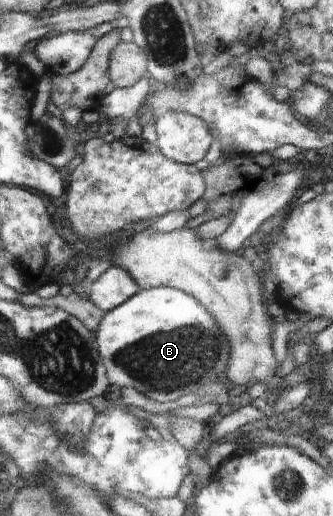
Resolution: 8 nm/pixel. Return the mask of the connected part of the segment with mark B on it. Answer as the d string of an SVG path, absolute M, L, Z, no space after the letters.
M173 287L139 290L123 304L104 313L95 333L108 381L120 387L132 386L159 402L173 402L185 394L195 394L203 385L223 377L228 365L230 346L207 309L196 298Z

